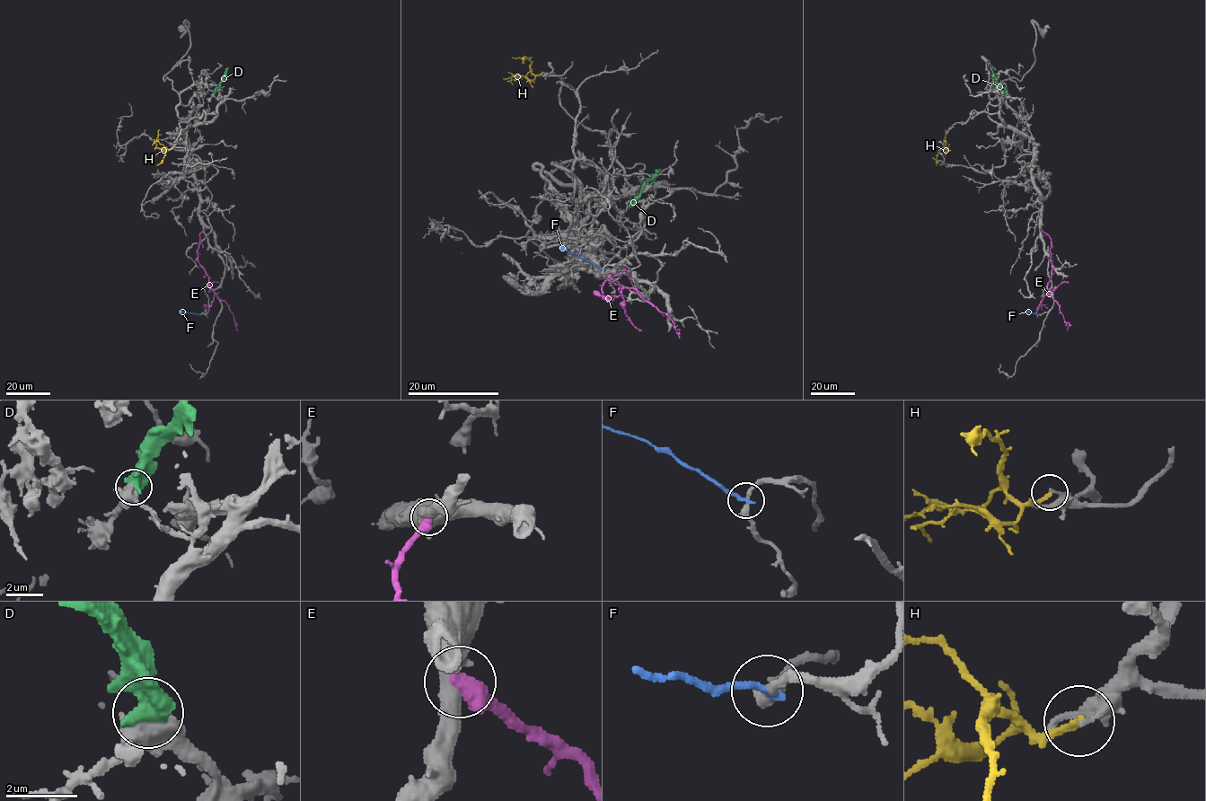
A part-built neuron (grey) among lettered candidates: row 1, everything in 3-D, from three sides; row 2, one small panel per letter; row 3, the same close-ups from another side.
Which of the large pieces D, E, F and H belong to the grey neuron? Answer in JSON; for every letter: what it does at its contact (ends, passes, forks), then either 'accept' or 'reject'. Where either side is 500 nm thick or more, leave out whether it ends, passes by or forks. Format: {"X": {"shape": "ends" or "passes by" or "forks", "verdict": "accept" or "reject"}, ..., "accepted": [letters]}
{"D": {"verdict": "reject"}, "E": {"verdict": "reject"}, "F": {"shape": "ends", "verdict": "reject"}, "H": {"shape": "ends", "verdict": "reject"}, "accepted": []}

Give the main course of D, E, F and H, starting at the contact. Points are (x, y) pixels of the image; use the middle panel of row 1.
D: (630, 204), (660, 168)
E: (610, 274), (601, 295), (597, 293), (618, 296), (621, 289), (632, 287), (671, 321), (675, 330), (680, 330)
F: (602, 269), (558, 245)
H: (541, 72), (533, 75), (531, 72), (523, 76), (513, 74), (518, 76)

